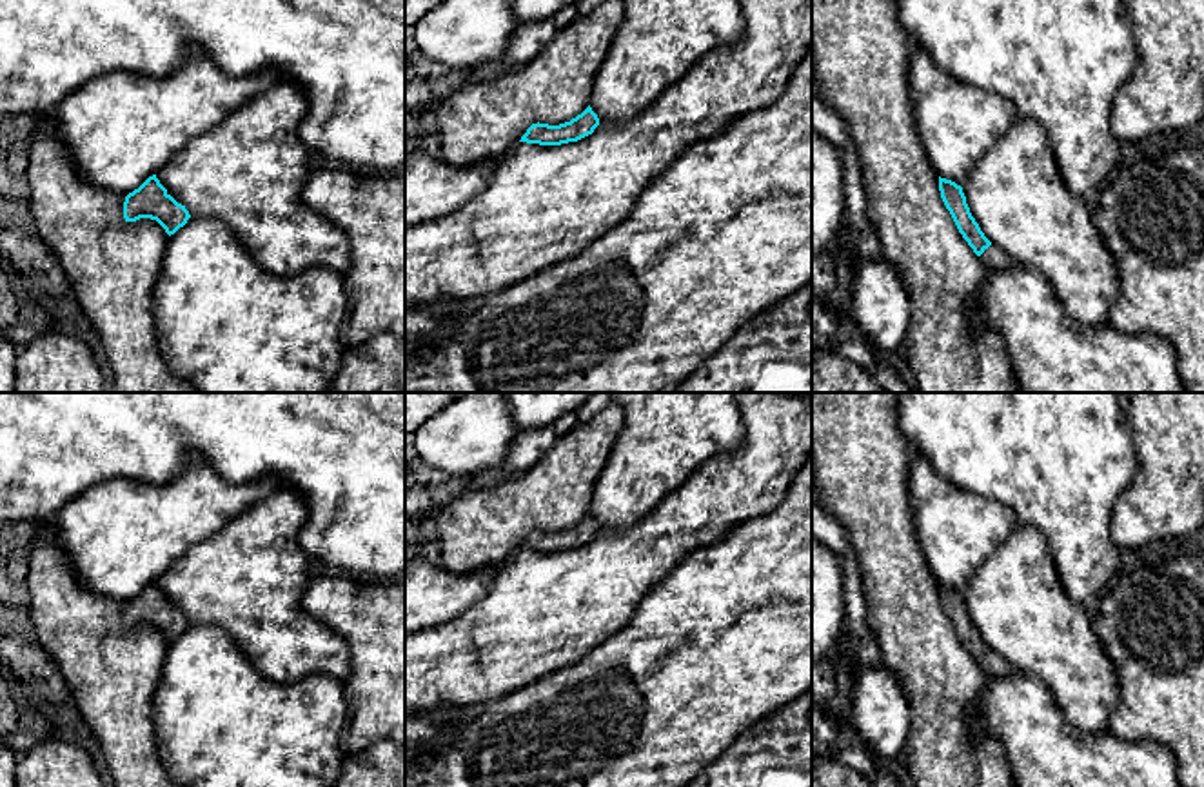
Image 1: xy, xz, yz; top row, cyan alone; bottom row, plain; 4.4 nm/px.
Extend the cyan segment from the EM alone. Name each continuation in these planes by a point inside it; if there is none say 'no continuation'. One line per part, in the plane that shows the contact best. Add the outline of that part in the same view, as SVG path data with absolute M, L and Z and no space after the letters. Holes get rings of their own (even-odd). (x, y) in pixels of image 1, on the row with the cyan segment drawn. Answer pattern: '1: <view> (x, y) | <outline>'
1: yz (992, 259) | M990 245L988 249L984 249L984 253L979 256L981 264L986 269L1012 269L1017 264L997 245Z

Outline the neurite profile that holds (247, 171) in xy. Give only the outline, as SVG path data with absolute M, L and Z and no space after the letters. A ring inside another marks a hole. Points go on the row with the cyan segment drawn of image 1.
M291 80L254 96L218 125L189 140L156 178L191 218L223 222L258 267L281 278L327 267L345 273L350 265L347 233L301 202L301 189L311 176L311 160L316 158L298 134L309 104L303 89Z

